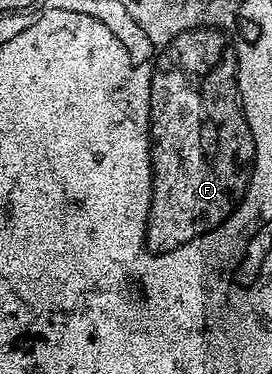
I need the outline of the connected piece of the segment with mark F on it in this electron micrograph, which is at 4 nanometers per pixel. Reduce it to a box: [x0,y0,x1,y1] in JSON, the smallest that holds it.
[151,28,255,246]

